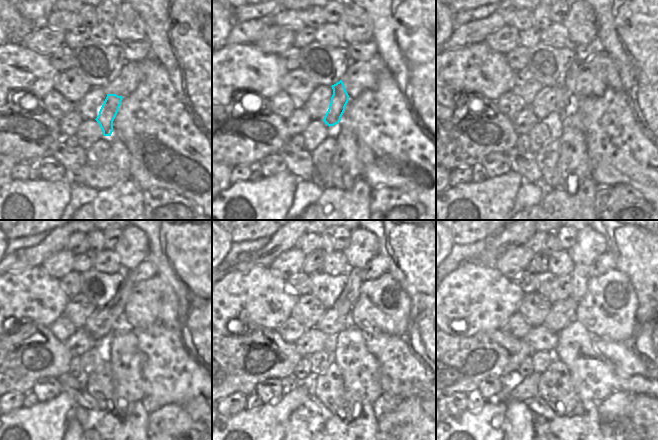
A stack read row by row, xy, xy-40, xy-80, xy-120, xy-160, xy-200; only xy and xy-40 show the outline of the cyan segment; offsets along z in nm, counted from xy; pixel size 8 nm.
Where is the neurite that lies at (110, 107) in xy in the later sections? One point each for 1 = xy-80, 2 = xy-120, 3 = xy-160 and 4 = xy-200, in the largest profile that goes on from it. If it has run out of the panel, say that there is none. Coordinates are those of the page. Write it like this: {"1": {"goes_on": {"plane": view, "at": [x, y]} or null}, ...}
{"1": {"goes_on": {"plane": "xy-80", "at": [565, 88]}}, "2": {"goes_on": {"plane": "xy-120", "at": [117, 309]}}, "3": {"goes_on": {"plane": "xy-160", "at": [354, 280]}}, "4": {"goes_on": {"plane": "xy-200", "at": [580, 274]}}}

